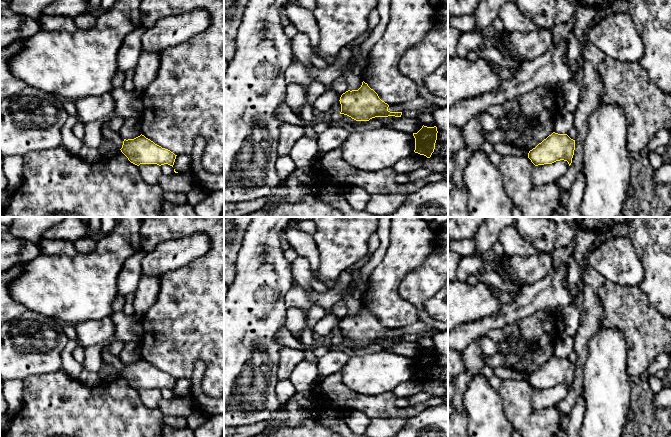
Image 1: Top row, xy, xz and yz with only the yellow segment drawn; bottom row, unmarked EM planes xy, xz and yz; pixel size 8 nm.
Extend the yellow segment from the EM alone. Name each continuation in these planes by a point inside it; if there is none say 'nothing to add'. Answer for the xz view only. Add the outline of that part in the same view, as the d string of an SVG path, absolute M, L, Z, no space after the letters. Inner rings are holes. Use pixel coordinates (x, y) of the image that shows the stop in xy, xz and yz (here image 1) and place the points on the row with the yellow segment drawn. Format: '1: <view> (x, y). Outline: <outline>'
nothing to add

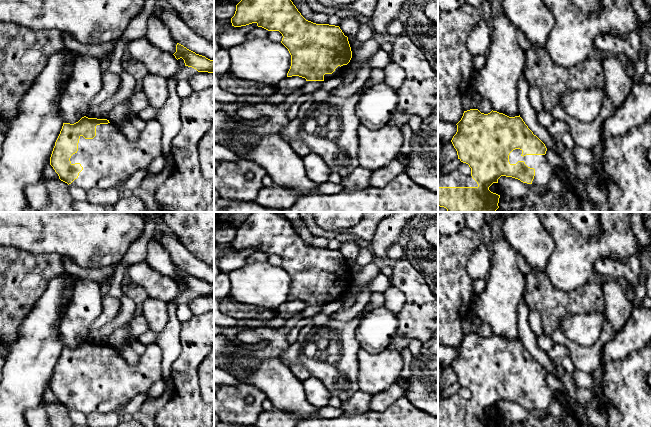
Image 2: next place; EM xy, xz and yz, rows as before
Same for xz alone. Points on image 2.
1: xz (336, 73). Outline: M346 65L343 66L338 66L335 71L332 74L325 74L324 75L324 80L326 79L330 79L330 78L334 78L334 77L338 77L341 73L341 71L346 67Z

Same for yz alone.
1: yz (544, 170). Outline: M515 149L509 155L510 164L524 161L525 164L535 169L535 176L531 184L524 183L528 188L533 186L544 186L549 183L554 174L554 167L548 162L545 155L522 156L522 150Z
2: yz (455, 178). Outline: M454 170L438 178L438 187L478 187L471 174L463 174Z

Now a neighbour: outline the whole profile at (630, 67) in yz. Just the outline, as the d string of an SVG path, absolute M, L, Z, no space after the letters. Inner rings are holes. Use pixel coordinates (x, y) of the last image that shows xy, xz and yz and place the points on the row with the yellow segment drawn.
M623 56L623 59L625 62L626 71L629 75L629 78L631 79L631 81L633 81L634 74L635 74L635 65L632 63L632 61L627 56Z

